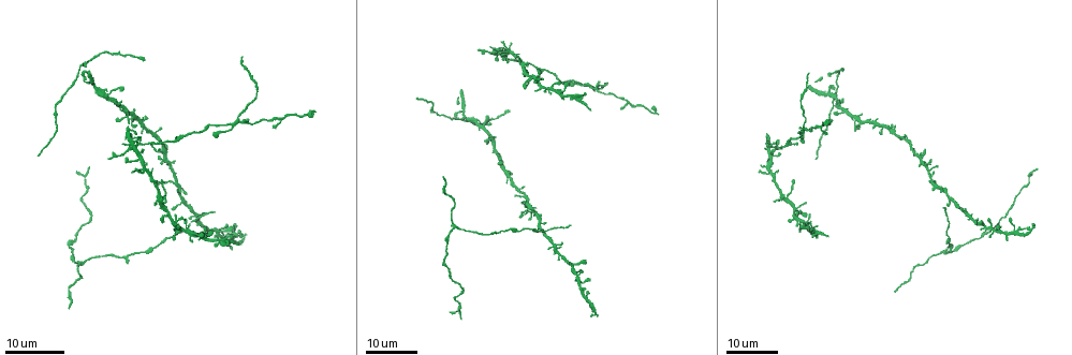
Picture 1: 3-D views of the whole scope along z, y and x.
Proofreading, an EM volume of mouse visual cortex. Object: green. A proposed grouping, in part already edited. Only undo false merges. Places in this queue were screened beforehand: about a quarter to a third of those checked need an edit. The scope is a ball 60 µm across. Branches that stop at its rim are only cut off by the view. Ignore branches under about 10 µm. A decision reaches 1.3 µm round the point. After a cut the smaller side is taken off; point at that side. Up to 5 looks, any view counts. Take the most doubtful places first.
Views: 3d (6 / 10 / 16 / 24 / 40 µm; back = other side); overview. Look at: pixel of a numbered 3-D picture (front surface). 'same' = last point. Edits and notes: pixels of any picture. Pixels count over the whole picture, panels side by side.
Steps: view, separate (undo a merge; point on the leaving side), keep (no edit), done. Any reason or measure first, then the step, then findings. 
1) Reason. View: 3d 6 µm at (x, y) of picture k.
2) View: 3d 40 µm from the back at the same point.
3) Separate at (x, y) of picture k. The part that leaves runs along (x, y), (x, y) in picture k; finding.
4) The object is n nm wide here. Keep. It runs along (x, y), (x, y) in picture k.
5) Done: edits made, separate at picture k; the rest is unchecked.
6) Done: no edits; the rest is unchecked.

Four or more arms meet. View: 3d 16 µm at (114, 100) of picture 1.

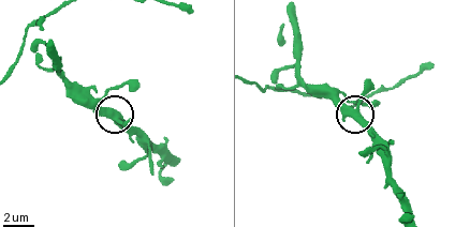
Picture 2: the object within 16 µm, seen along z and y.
View: 3d 6 µm at (350, 110) of picture 2.

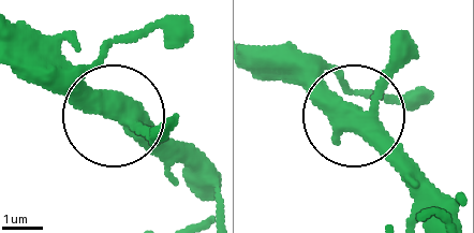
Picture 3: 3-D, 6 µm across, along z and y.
The object is 410 nm wide here. Keep. Continuous, no second neuron.

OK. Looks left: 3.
Arms part here. View: 3d 24 µm at (236, 120) of picture 1.

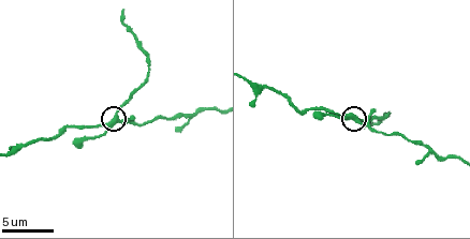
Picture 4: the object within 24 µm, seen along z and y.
Zoom in. View: 3d 6 µm at (115, 117) of picture 4.

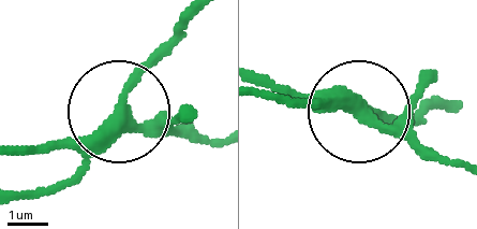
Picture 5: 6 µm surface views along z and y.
3 arms meet here. Keep. It runs along (25, 149), (97, 128), (175, 29) in picture 5; continuous, no second neuron.

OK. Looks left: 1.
Done: no edits; the rest is unchecked.

